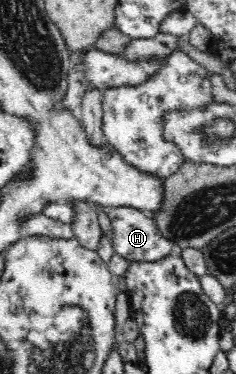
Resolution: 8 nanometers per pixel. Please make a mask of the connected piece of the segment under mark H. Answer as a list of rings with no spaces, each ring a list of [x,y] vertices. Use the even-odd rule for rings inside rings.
[[[103,207],[103,210],[107,213],[112,225],[114,233],[112,242],[115,254],[129,261],[158,262],[179,252],[177,246],[159,232],[152,216],[130,207]]]

